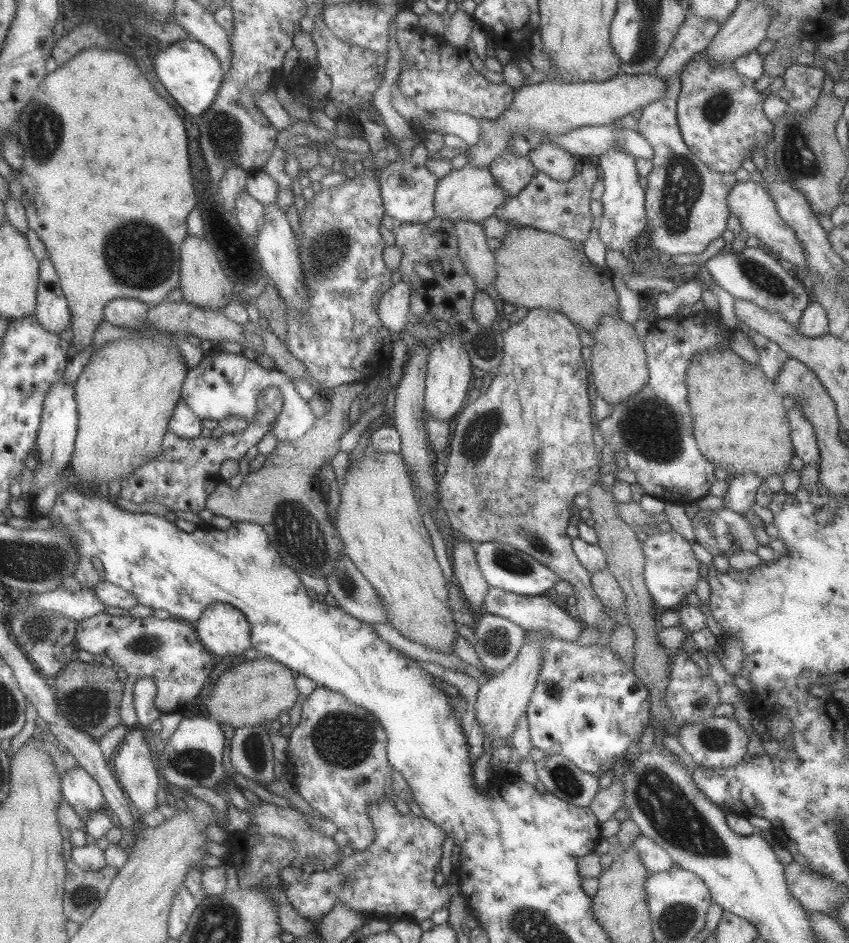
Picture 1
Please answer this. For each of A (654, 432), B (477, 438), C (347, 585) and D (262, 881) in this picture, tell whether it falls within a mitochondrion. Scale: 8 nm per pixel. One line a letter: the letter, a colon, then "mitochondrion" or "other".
A: mitochondrion
B: mitochondrion
C: mitochondrion
D: other

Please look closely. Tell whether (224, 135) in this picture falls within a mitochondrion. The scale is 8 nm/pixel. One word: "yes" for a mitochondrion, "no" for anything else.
yes

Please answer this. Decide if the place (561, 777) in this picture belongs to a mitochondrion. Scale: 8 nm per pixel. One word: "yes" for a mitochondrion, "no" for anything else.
yes

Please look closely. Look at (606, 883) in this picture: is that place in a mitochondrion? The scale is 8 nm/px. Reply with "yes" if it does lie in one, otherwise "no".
no

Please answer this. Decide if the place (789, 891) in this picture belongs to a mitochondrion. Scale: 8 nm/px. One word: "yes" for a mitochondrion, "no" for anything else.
no

